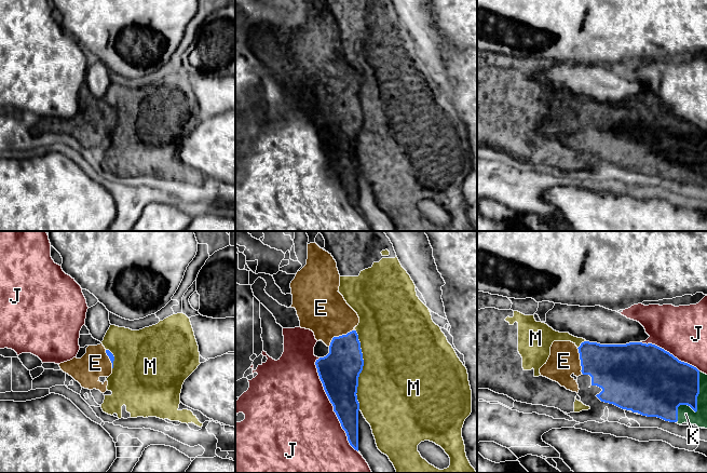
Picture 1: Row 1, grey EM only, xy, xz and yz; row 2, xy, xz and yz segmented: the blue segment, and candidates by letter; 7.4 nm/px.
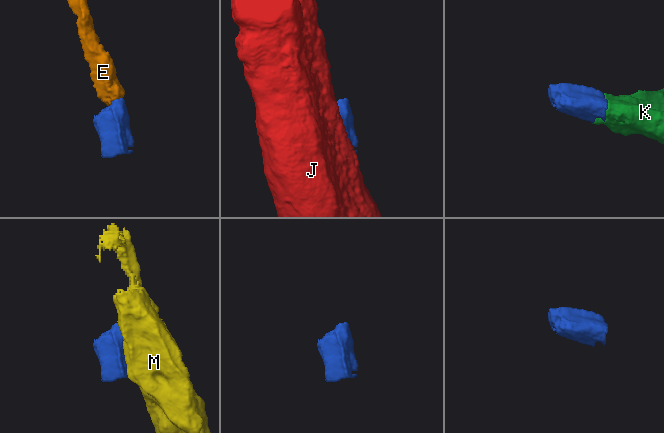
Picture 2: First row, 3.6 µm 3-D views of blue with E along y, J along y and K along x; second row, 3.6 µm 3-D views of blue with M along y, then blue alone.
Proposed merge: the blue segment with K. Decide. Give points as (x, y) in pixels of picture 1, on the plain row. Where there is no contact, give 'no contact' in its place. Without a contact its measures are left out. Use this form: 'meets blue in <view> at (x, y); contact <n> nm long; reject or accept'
meets blue in yz at (696, 165); contact 420 nm long; accept

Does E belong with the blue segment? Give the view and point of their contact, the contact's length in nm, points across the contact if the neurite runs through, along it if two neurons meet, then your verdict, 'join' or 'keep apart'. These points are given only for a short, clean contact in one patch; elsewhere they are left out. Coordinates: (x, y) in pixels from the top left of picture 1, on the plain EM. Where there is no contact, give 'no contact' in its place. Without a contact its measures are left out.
contact xz (339, 94); length 220 nm; way xz (340, 126), (339, 94), (332, 79), (321, 66); join

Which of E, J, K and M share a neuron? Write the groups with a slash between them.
E K / J / M

